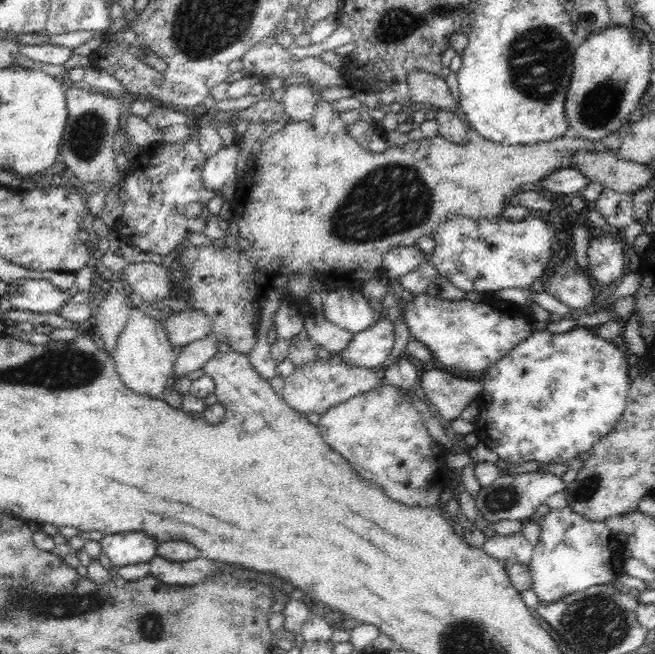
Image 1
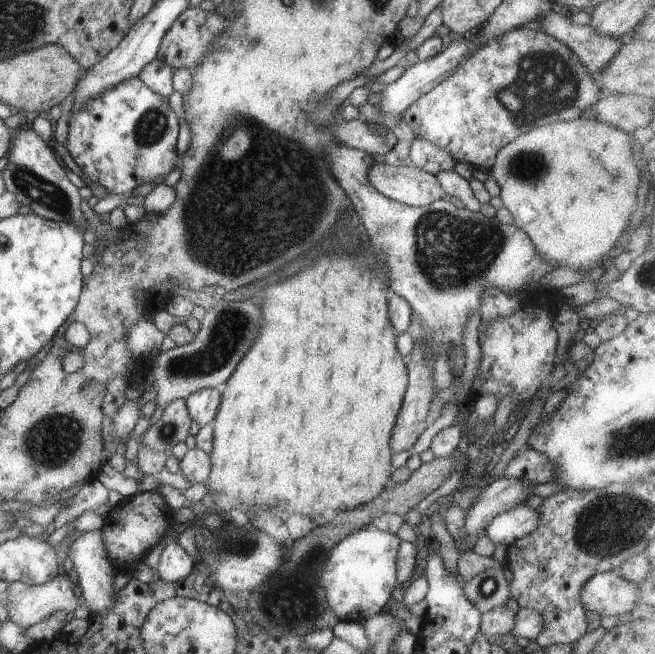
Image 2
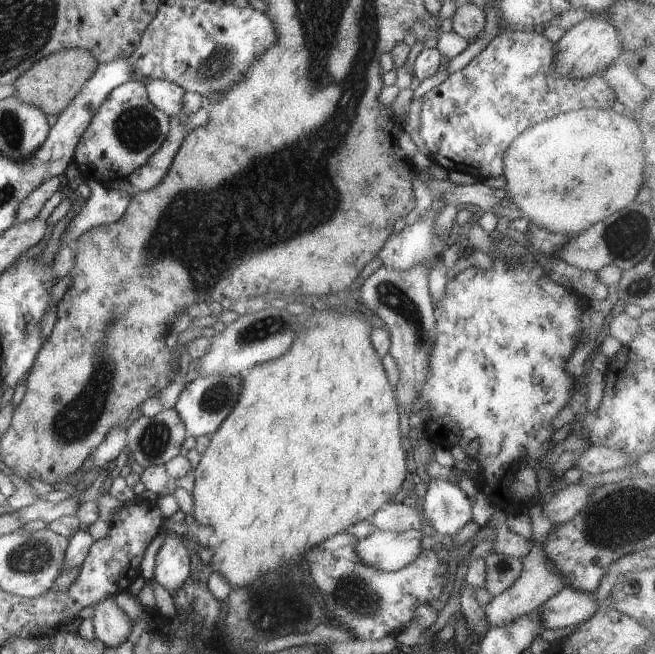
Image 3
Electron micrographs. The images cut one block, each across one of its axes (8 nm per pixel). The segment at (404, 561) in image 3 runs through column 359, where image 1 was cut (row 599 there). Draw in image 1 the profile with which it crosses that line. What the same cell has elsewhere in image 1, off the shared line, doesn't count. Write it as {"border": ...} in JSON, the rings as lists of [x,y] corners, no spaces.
{"border":[[[569,505],[561,509],[550,509],[541,517],[536,516],[533,521],[539,523],[542,530],[540,542],[533,546],[533,555],[528,564],[532,577],[530,588],[540,601],[554,602],[567,594],[611,583],[624,573],[624,545],[604,522],[588,520]]]}

